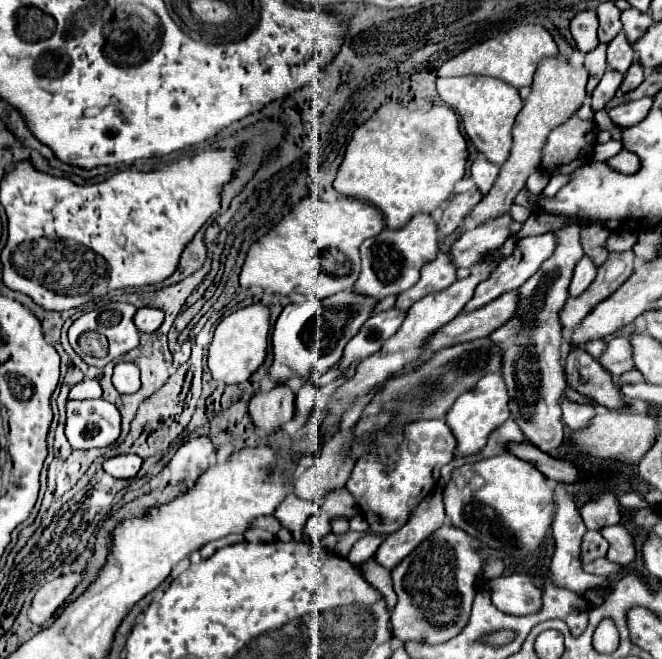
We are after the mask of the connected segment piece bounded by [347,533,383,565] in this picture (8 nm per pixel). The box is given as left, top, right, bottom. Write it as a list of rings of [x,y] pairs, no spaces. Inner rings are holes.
[[[369,533],[369,535],[361,537],[361,539],[353,545],[353,549],[349,551],[349,557],[347,557],[347,559],[349,559],[353,565],[361,565],[363,561],[367,561],[369,557],[375,555],[375,551],[379,549],[381,541],[383,541],[383,537],[381,537],[381,535],[375,535],[375,533]]]

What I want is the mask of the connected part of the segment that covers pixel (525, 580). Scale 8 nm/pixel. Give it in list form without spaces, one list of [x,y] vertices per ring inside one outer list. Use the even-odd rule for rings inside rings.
[[[511,573],[487,581],[485,589],[493,605],[509,615],[529,615],[541,607],[541,589],[533,585],[529,575]]]

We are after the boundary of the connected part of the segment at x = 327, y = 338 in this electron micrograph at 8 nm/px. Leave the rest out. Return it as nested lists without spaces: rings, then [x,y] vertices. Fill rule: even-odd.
[[[341,291],[337,295],[331,295],[323,301],[309,297],[303,303],[289,303],[273,331],[273,365],[271,365],[271,379],[275,383],[285,383],[291,377],[305,377],[305,375],[321,375],[331,365],[335,365],[341,359],[341,353],[345,345],[353,339],[353,335],[359,333],[361,325],[373,315],[373,309],[379,301],[373,301],[373,297],[361,297],[361,293]]]

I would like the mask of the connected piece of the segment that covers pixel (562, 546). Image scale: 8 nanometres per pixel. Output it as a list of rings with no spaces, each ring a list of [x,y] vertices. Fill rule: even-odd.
[[[557,485],[555,487],[557,491],[557,513],[555,513],[555,519],[553,519],[553,537],[555,537],[555,555],[551,559],[551,565],[549,565],[549,575],[551,579],[565,587],[565,589],[571,589],[579,595],[583,595],[585,591],[593,589],[593,587],[605,587],[609,589],[609,579],[607,577],[595,577],[595,575],[589,575],[582,569],[581,555],[581,543],[583,541],[583,535],[587,533],[585,529],[585,523],[581,519],[581,515],[577,513],[577,507],[571,499],[571,495],[563,489],[563,485]]]

